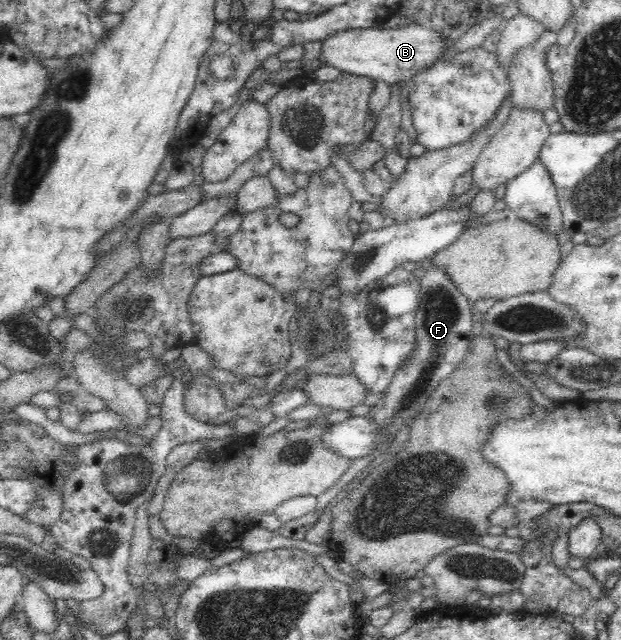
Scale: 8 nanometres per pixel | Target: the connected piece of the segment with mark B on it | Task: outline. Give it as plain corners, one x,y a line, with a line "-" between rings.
414,23
408,27
386,29
377,26
344,29
328,35
326,39
320,39
321,52
315,62
321,66
332,66
342,73
381,80
390,85
403,80
409,81
412,76
436,63
446,49
446,41
446,38
440,36
440,32
425,24

